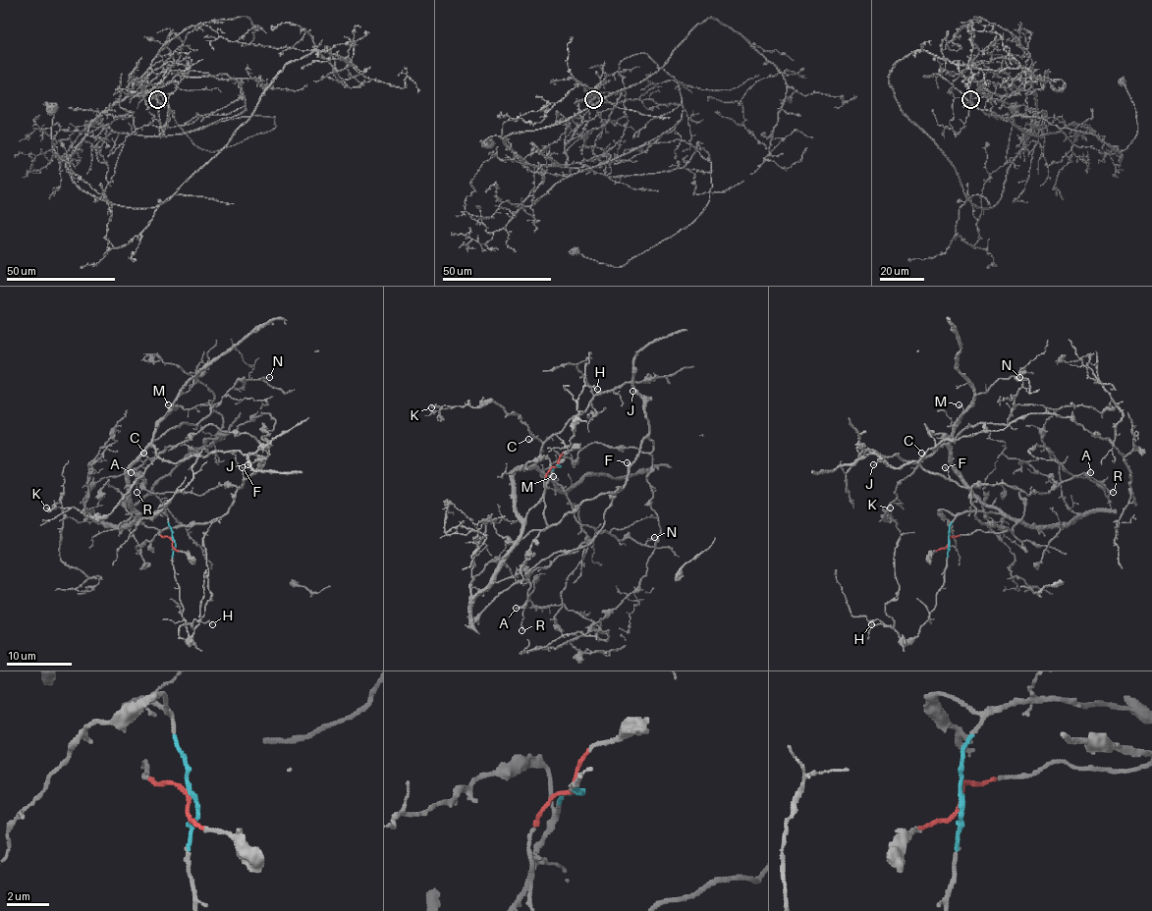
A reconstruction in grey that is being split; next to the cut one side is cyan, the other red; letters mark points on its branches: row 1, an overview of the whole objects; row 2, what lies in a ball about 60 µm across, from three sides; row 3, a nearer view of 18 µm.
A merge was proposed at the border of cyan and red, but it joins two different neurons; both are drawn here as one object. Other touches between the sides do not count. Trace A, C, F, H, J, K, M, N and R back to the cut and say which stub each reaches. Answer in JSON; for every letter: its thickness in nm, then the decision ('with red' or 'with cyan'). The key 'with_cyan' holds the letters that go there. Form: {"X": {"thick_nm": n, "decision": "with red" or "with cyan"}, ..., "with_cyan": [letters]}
{"A": {"thick_nm": 190, "decision": "with red"}, "C": {"thick_nm": 90, "decision": "with cyan"}, "F": {"thick_nm": 130, "decision": "with red"}, "H": {"thick_nm": 110, "decision": "with cyan"}, "J": {"thick_nm": 90, "decision": "with red"}, "K": {"thick_nm": 240, "decision": "with cyan"}, "M": {"thick_nm": 140, "decision": "with cyan"}, "N": {"thick_nm": 130, "decision": "with cyan"}, "R": {"thick_nm": 110, "decision": "with red"}, "with_cyan": ["C", "H", "K", "M", "N"]}

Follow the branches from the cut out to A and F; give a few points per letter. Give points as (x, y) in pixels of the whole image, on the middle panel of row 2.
A: (558, 466), (544, 480), (549, 525), (622, 490), (589, 544), (534, 566), (526, 601), (515, 608)
F: (558, 466), (544, 480), (549, 525), (584, 501), (625, 485), (627, 461)

